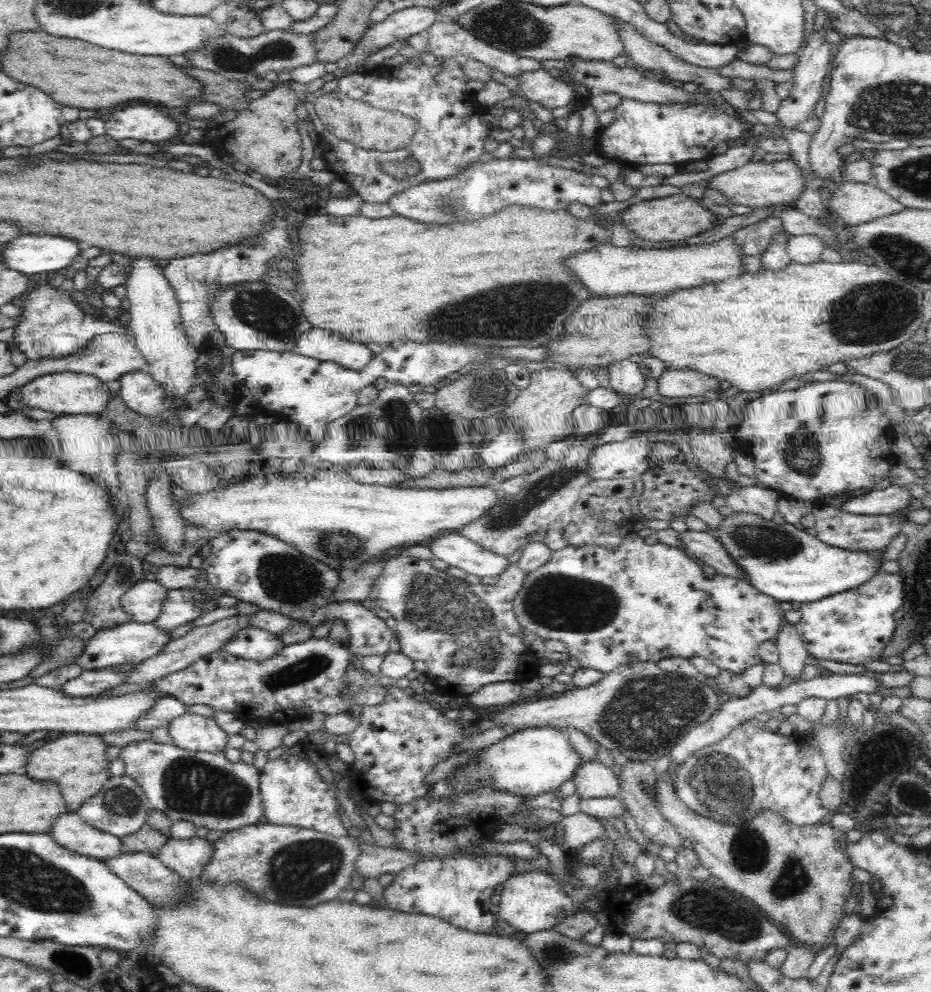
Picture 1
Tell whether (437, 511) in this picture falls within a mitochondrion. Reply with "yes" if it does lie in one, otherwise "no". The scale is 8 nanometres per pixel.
no

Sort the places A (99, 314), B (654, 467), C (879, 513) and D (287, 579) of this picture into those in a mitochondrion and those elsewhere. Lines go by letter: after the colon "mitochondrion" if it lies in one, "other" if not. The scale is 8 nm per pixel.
A: other
B: other
C: other
D: mitochondrion

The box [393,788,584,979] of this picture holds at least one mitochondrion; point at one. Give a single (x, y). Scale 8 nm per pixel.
(551, 952)

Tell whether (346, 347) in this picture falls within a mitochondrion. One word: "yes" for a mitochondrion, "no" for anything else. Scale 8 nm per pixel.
no

